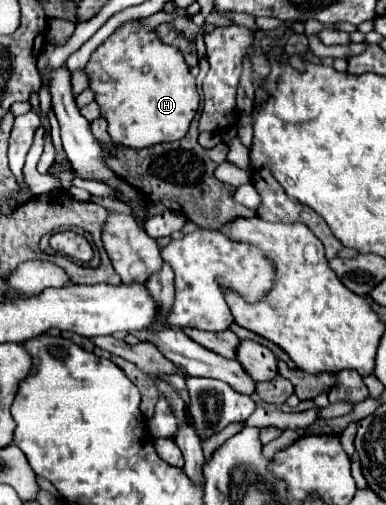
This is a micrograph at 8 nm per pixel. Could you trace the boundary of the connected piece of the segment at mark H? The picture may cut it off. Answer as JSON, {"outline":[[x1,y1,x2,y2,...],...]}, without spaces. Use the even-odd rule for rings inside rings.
{"outline":[[139,19,127,21,115,29,115,33,105,39,91,55,87,67,89,89,95,93,95,101,99,103,103,119,109,123,107,133,111,141,127,149,145,149,157,143,179,141,187,133,197,109,199,109,199,95,195,77,189,73,189,67,177,47,165,45,157,37,157,29,147,29,139,23]]}

